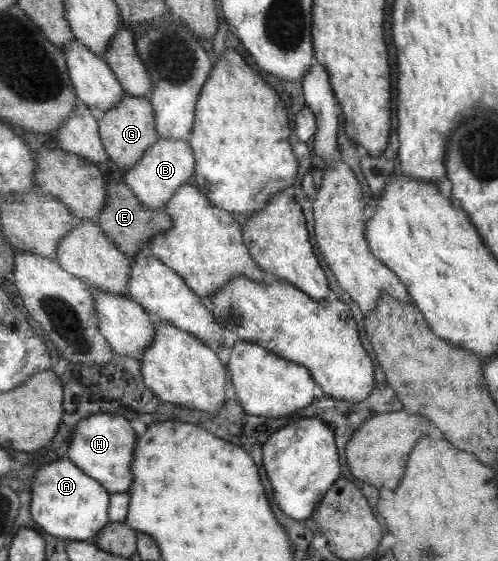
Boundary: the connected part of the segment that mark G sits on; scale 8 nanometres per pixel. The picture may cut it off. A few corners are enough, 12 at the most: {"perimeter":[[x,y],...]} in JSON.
{"perimeter":[[123,94],[97,120],[105,152],[131,169],[158,139],[148,99]]}

